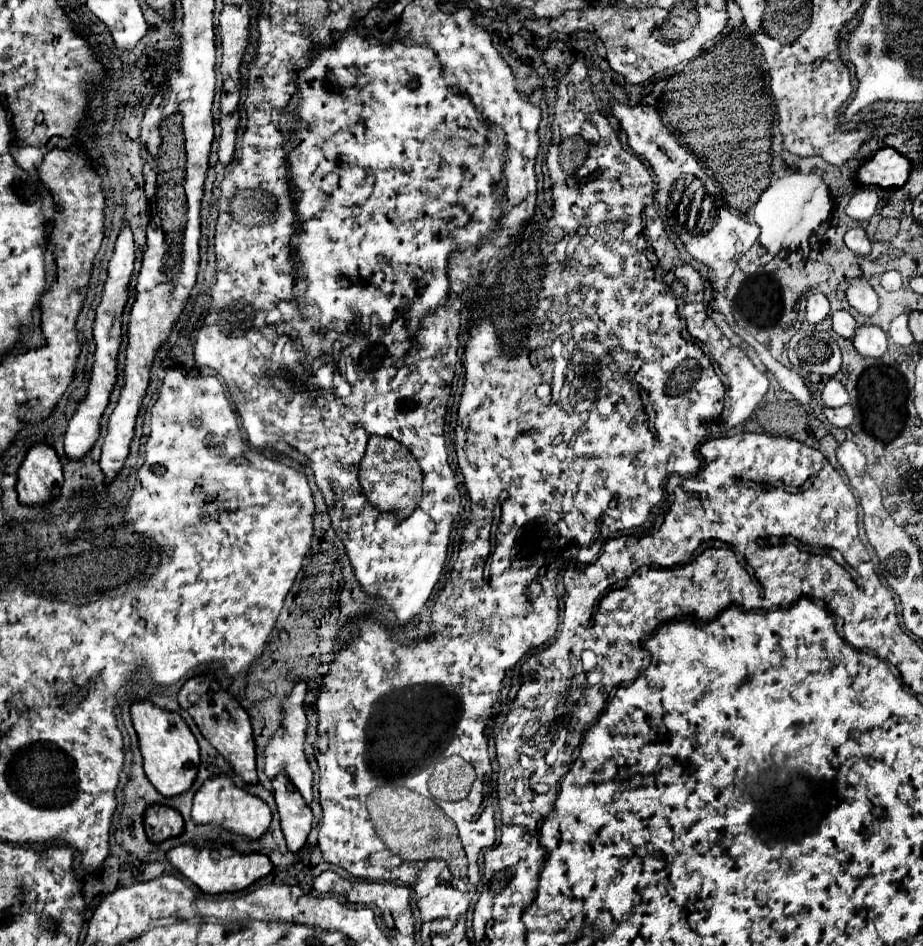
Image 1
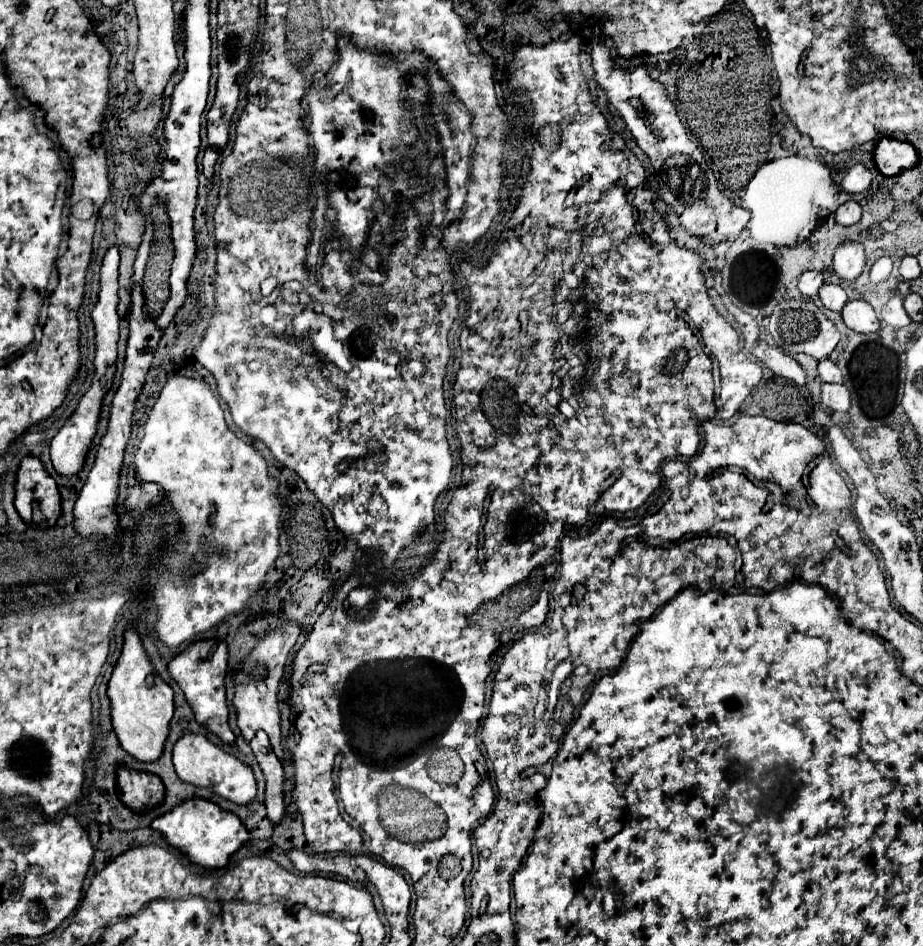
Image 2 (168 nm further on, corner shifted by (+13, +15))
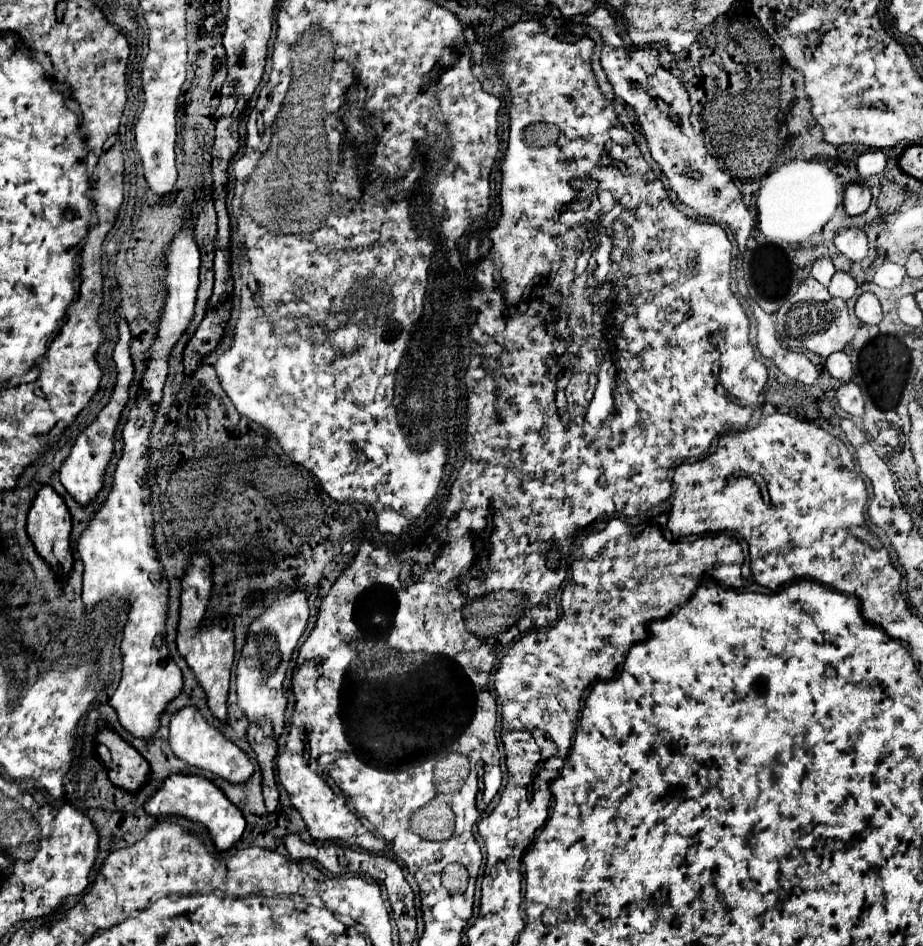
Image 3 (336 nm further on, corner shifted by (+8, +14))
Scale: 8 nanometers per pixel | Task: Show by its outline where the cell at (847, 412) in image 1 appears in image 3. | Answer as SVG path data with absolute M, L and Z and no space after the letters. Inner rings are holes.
M852 381L842 383L840 389L836 391L836 399L840 403L840 407L850 413L852 417L862 417L864 415L864 399L860 393L860 387Z

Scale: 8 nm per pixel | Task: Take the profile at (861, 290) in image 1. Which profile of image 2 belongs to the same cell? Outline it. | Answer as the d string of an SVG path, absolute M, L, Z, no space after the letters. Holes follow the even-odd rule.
M845 242L835 250L833 270L843 280L855 280L863 272L865 254L861 242Z

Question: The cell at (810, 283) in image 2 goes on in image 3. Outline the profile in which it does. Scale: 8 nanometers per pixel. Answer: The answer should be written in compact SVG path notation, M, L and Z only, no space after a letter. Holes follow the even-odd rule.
M818 259L814 261L814 265L810 267L810 275L824 287L828 287L832 275L834 275L834 265L830 259Z

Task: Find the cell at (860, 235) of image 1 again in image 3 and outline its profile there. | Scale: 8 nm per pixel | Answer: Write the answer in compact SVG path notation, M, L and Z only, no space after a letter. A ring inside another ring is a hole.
M852 183L846 187L844 191L844 209L850 217L862 215L866 213L866 209L870 207L870 189L858 183Z

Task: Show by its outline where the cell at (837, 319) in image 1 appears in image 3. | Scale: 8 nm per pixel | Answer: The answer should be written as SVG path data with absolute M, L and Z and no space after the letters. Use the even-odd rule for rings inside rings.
M838 271L838 273L834 273L834 277L832 277L830 285L828 285L828 293L832 297L840 297L840 299L848 301L854 295L856 287L858 287L858 283L848 273Z

